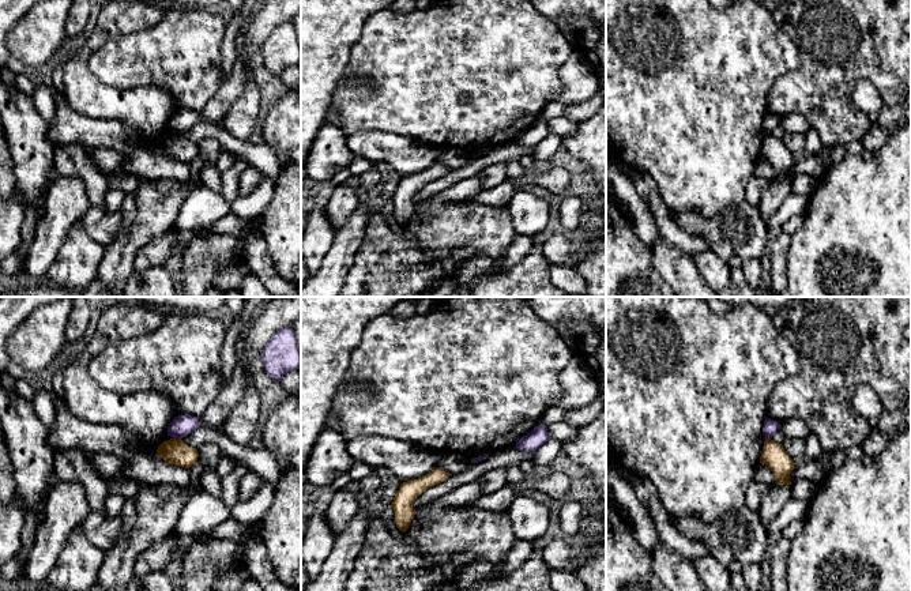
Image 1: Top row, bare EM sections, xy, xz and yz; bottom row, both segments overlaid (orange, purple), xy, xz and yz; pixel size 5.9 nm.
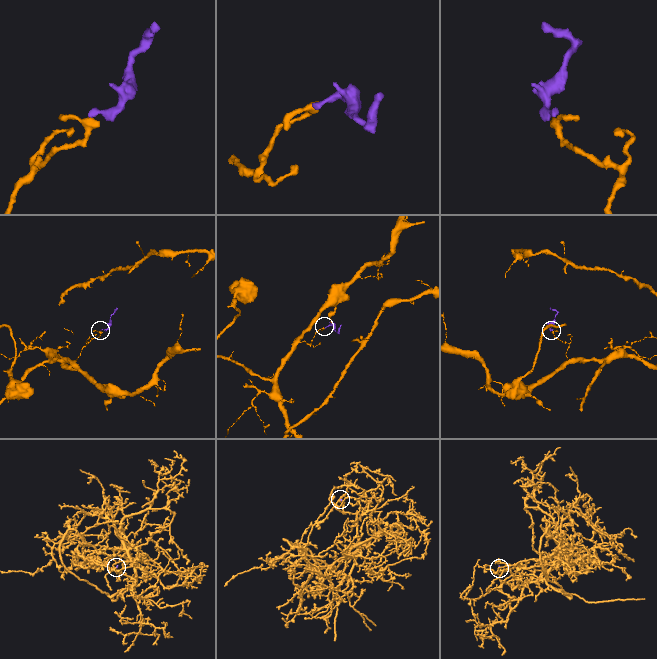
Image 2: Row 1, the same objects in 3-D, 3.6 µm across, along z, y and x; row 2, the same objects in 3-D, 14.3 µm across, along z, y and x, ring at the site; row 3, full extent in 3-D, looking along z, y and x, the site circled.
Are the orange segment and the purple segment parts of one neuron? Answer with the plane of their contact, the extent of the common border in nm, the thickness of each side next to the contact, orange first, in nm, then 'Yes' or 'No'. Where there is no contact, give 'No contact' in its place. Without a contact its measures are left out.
Touches orange in xy. Shared border 50 nm. Thickness 160 nm (orange) against 120 nm. No

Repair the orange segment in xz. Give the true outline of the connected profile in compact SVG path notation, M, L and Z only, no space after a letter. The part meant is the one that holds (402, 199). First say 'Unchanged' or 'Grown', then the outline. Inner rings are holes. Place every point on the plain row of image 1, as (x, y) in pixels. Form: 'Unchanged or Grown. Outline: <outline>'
Unchanged. Outline: M437 162L426 170L400 178L391 200L395 207L395 219L402 227L407 226L415 210L415 204L413 203L415 193L430 181L444 177L448 172L444 165Z

